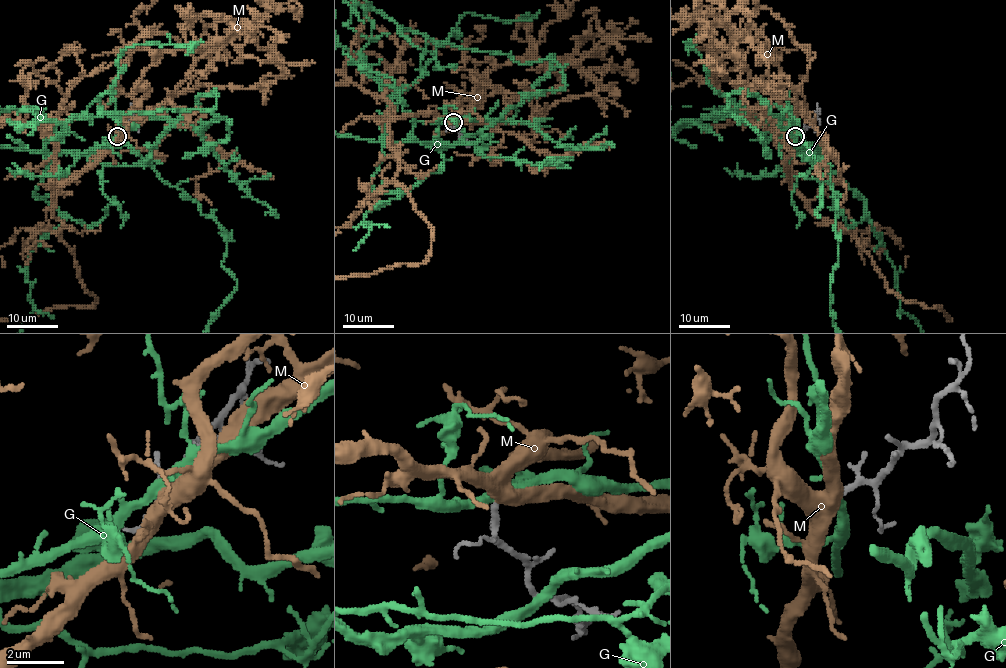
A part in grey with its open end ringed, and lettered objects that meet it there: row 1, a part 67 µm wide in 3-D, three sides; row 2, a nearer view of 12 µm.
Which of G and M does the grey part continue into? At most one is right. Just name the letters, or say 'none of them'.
M

